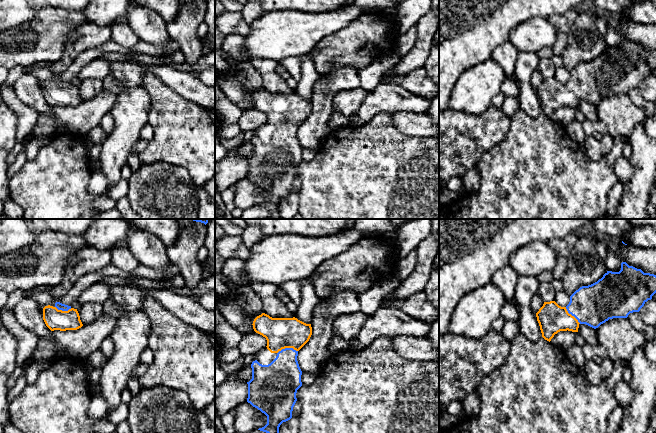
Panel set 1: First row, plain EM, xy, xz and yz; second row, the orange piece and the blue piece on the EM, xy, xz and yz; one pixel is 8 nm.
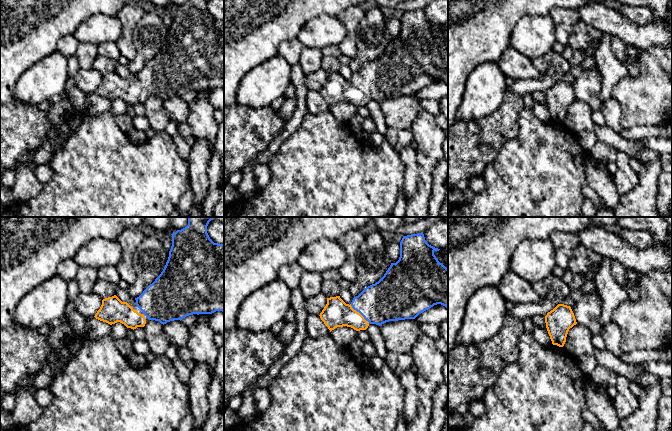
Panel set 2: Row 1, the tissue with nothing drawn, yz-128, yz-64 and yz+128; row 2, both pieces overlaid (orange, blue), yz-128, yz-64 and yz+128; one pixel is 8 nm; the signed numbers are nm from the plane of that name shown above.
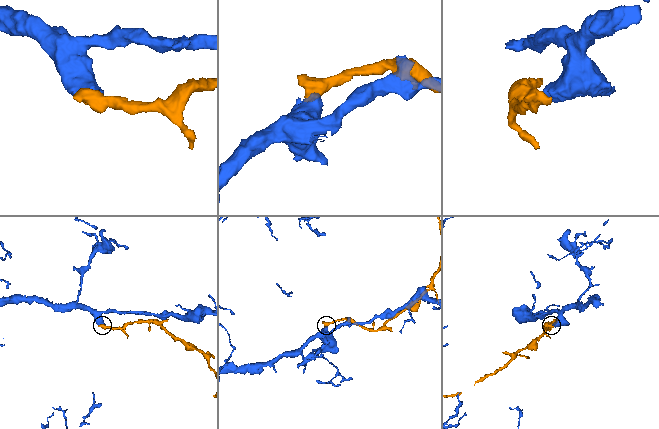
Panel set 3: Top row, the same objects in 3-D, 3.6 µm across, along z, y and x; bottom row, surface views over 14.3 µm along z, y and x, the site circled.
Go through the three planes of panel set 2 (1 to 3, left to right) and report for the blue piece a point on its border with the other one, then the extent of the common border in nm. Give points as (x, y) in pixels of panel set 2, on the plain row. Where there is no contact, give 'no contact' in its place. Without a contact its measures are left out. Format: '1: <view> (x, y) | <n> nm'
1: no contact
2: yz-64 (359, 89) | 220 nm
3: no contact

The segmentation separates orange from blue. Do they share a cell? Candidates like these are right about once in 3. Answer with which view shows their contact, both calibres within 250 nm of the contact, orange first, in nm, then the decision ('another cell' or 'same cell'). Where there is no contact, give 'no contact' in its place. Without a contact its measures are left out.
xz | 260/300 nm | same cell

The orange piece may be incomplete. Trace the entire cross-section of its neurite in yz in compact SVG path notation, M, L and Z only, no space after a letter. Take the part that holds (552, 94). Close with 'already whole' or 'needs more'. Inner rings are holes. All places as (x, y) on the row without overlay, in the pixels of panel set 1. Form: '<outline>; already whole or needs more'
M621 39L619 48L607 47L597 58L582 62L566 83L544 78L536 89L542 113L551 117L560 107L578 108L580 100L594 105L613 94L639 88L656 69L656 51Z; needs more

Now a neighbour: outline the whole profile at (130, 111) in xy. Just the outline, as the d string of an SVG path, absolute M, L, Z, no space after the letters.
M141 85L125 87L117 95L110 111L115 127L101 144L101 154L97 161L100 172L108 181L106 195L108 190L122 179L122 169L127 165L130 151L140 139L141 129L148 123L149 107L150 96Z

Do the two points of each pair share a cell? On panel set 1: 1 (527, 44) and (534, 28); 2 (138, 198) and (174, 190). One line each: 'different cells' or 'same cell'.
1: same cell
2: same cell

